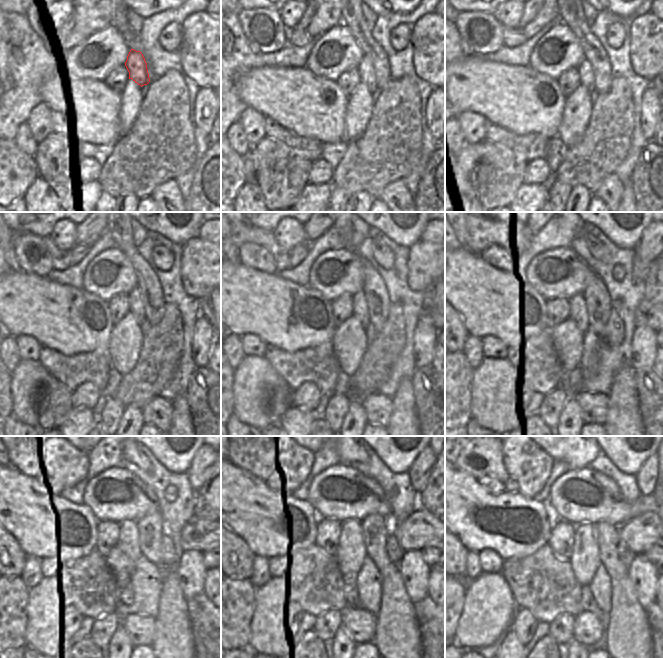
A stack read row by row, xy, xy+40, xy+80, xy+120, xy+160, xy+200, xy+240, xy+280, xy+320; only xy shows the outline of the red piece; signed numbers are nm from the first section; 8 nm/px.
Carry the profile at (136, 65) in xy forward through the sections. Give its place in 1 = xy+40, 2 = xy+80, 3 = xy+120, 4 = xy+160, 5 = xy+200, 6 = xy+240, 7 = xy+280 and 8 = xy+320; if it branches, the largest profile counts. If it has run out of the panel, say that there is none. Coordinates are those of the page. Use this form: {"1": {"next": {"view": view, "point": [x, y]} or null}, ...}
{"1": {"next": {"view": "xy+40", "point": [362, 67]}}, "2": {"next": {"view": "xy+80", "point": [586, 77]}}, "3": {"next": {"view": "xy+120", "point": [136, 306]}}, "4": {"next": {"view": "xy+160", "point": [360, 309]}}, "5": {"next": {"view": "xy+200", "point": [577, 306]}}, "6": {"next": {"view": "xy+240", "point": [128, 542]}}, "7": {"next": {"view": "xy+280", "point": [351, 552]}}, "8": {"next": {"view": "xy+320", "point": [579, 554]}}}

